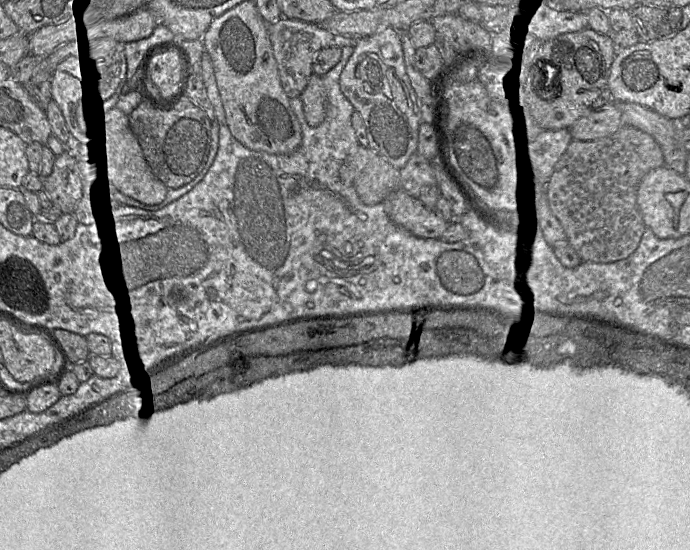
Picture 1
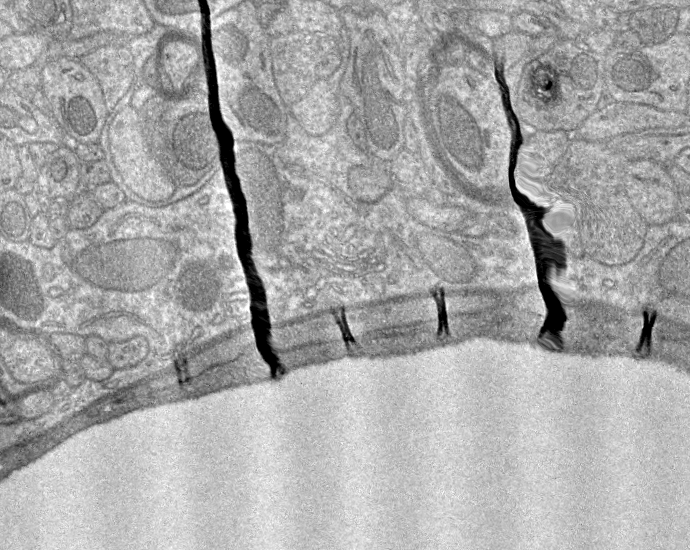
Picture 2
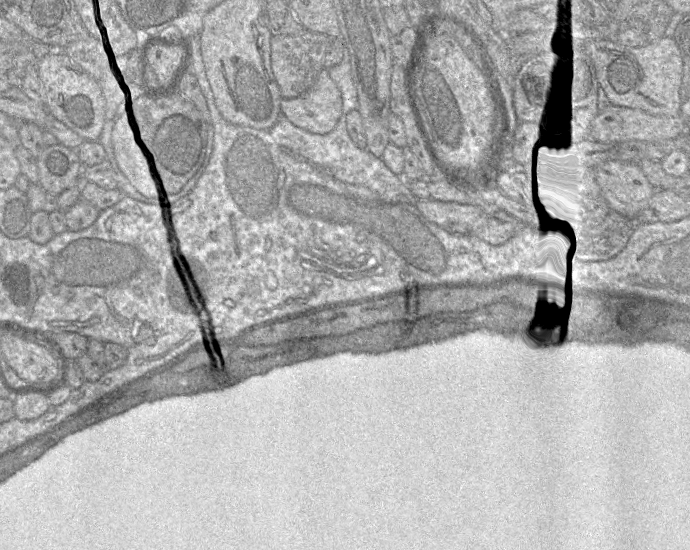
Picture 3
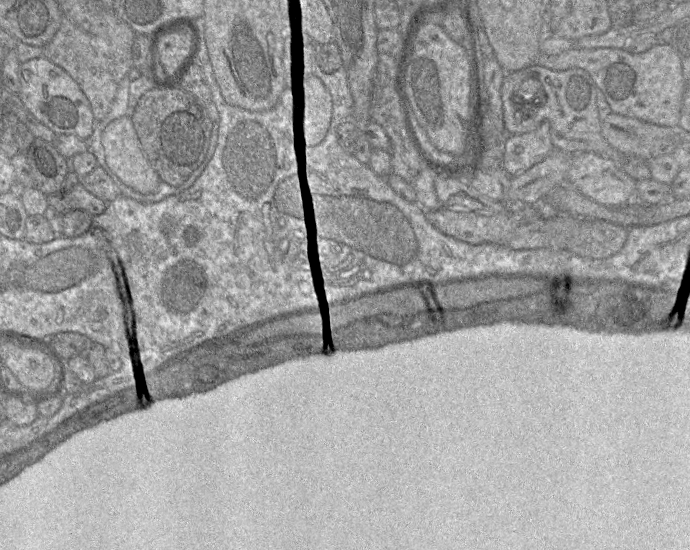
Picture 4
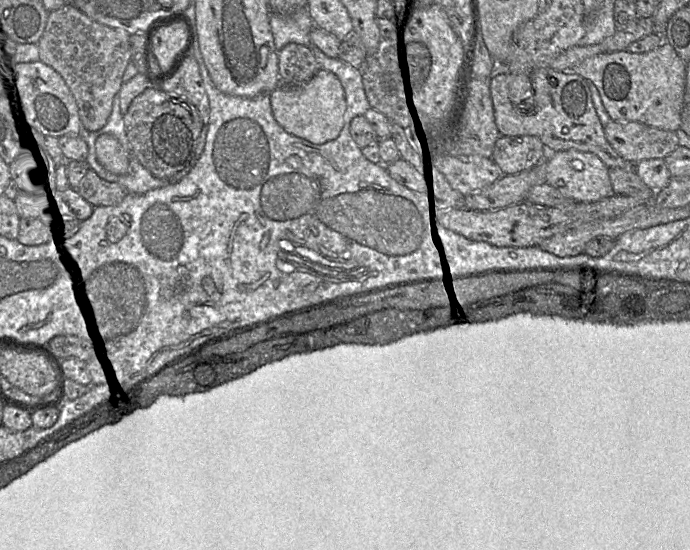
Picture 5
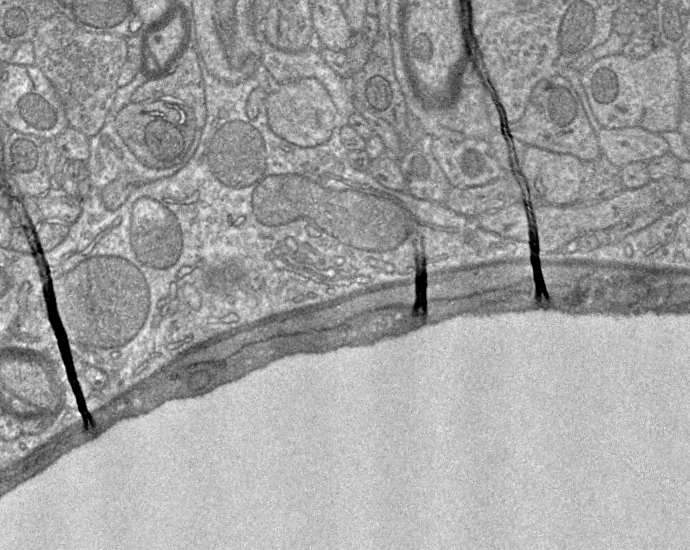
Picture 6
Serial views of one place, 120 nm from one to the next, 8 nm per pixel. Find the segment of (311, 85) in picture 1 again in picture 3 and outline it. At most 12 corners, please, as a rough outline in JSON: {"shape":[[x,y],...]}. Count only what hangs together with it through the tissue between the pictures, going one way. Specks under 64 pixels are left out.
{"shape":[[328,69],[281,114],[310,133],[331,132],[342,97]]}

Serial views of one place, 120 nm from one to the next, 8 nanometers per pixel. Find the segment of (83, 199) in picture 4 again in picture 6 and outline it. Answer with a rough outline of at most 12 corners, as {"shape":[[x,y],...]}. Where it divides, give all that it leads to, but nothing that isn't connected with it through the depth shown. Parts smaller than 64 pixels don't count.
{"shape":[[62,187],[40,197],[46,221],[72,224],[81,214],[81,198]]}

